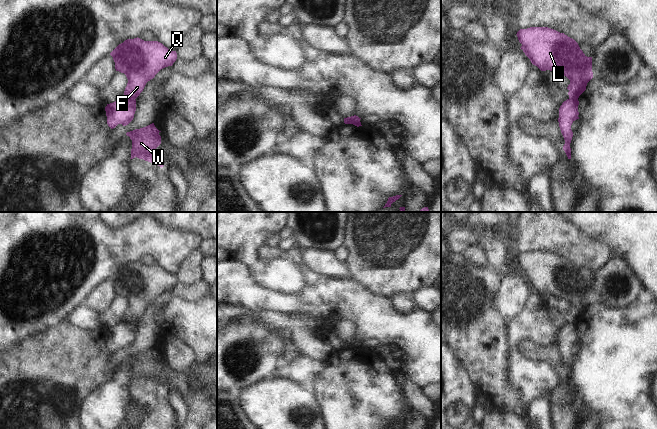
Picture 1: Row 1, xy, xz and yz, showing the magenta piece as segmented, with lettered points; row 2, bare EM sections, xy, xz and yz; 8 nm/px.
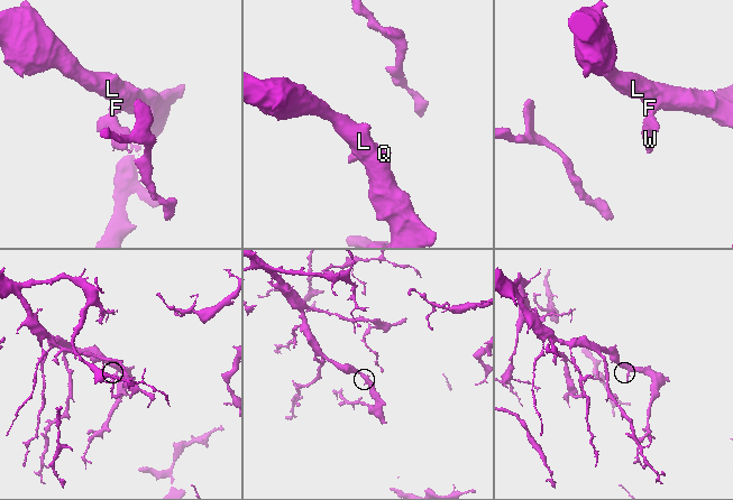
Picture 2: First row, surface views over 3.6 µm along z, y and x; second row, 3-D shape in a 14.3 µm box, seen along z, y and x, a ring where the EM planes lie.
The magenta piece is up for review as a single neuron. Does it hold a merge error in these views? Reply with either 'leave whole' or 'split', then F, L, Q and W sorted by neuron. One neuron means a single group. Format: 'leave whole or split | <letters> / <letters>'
split | F L Q / W

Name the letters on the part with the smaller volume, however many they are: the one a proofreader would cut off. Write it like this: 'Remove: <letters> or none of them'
Remove: W

